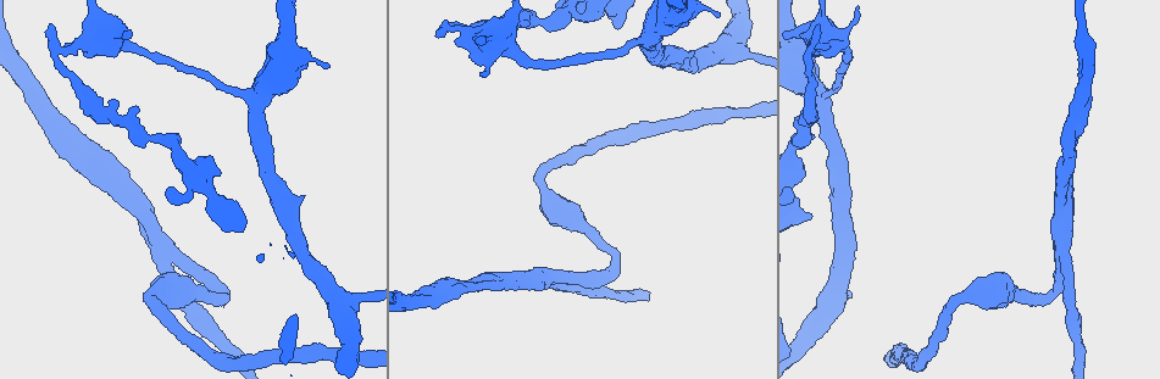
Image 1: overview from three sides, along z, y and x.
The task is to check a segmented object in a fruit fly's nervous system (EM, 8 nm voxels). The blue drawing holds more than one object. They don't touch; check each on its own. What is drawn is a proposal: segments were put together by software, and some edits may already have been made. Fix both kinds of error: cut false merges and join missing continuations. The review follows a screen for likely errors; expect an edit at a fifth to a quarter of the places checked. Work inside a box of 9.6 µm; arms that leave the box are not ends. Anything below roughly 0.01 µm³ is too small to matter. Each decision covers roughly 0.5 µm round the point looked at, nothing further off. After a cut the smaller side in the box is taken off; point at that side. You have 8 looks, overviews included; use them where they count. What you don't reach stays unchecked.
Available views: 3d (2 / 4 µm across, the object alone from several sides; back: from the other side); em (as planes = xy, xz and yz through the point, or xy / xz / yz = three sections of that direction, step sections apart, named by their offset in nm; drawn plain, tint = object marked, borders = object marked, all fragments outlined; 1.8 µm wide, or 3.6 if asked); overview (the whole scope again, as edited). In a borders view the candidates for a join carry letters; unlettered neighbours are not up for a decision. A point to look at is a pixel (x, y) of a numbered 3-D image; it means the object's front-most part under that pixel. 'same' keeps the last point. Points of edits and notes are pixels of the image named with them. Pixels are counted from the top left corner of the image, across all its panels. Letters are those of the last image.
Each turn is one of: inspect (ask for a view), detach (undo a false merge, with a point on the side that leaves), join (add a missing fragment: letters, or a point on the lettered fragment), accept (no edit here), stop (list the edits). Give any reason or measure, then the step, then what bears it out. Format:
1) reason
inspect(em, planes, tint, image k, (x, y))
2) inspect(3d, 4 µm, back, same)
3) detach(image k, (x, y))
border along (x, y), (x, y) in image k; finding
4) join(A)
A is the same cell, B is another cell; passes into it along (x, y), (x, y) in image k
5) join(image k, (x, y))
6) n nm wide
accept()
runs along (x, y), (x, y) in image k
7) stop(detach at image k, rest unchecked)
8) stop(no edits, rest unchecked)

branch point
inspect(3d, 2 µm, image 1, (115, 185))

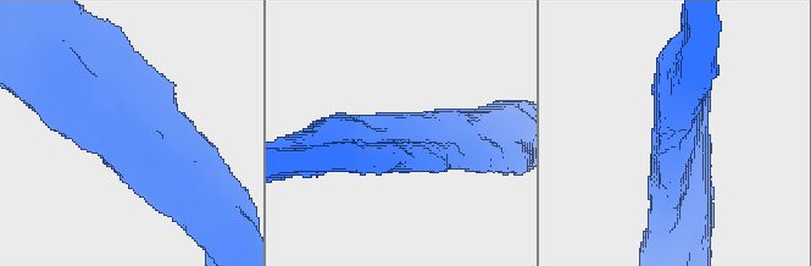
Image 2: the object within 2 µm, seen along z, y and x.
need the tissue
inspect(em, planes, plain, image 2, (404, 137))

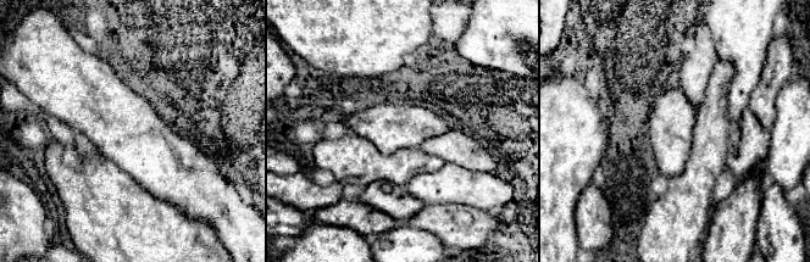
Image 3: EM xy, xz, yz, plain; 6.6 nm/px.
what lies round it
inspect(em, planes, borders, same)

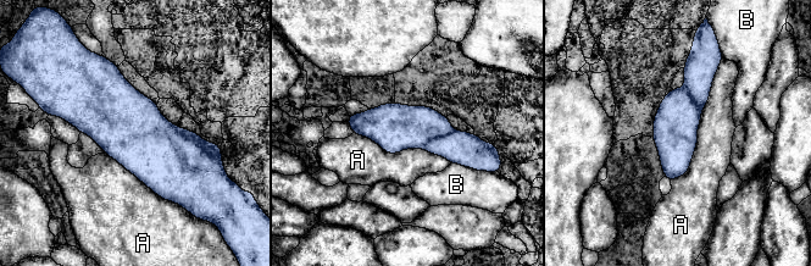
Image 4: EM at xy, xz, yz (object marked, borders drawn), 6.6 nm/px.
detach(image 4, (214, 150))
A and B are other cells; border along (176, 127), (215, 159) in image 4; a second cell is stuck on

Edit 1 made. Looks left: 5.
inspect(overview)

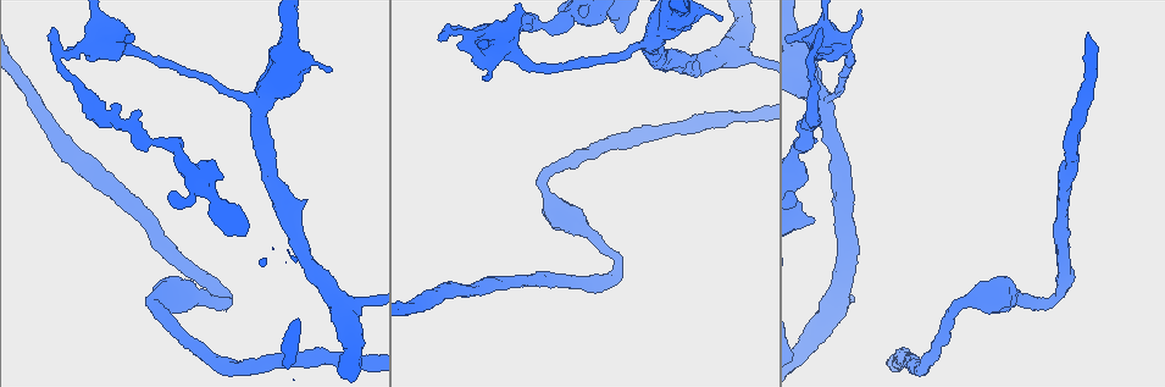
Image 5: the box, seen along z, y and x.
abrupt turn
inspect(em, planes, borders, image 5, (62, 53))

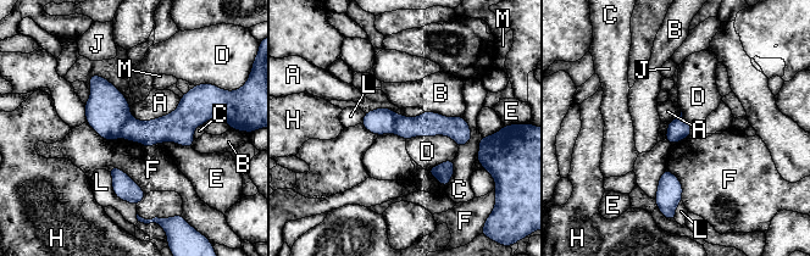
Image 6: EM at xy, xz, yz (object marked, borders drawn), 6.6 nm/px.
140 nm wide
detach(image 6, (106, 110))
A, B, C, D, E, F, H, J, L and M are other cells; border along (131, 116), (123, 124), (120, 137) in image 6; two cells meet here

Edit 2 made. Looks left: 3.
stop(detach at image 4, detach at image 6, rest unchecked)

